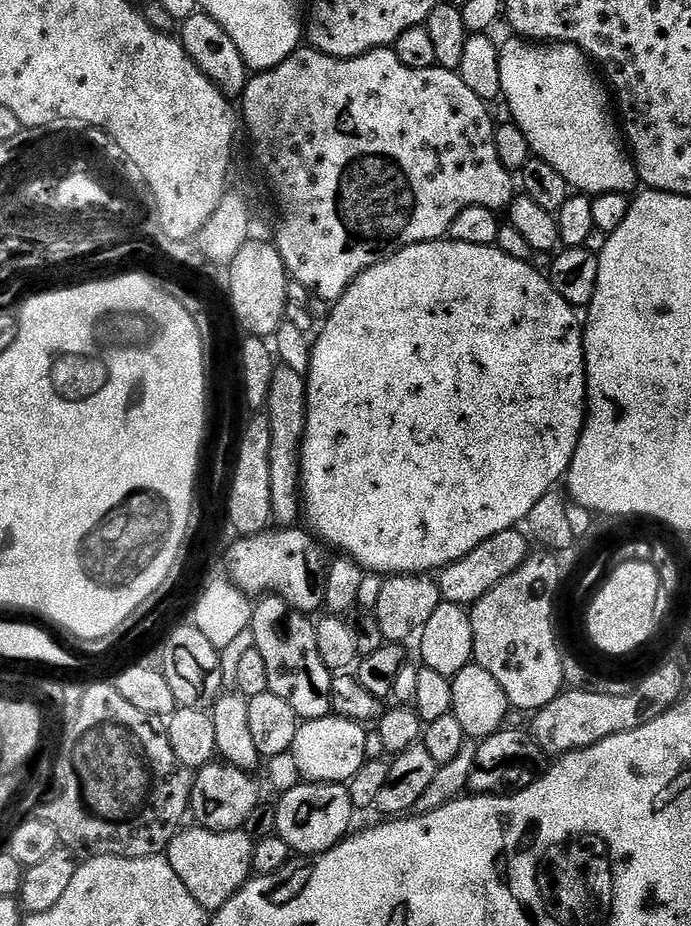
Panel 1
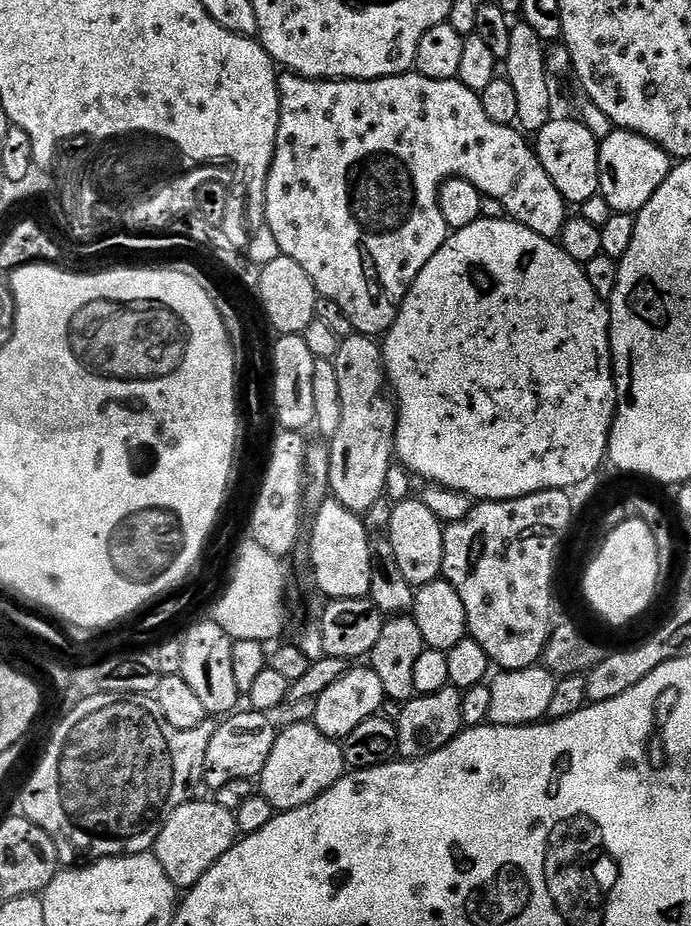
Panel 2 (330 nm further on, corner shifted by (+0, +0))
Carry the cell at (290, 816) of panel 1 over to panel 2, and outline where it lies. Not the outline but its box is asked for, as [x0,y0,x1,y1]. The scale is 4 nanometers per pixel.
[258,722,346,812]

